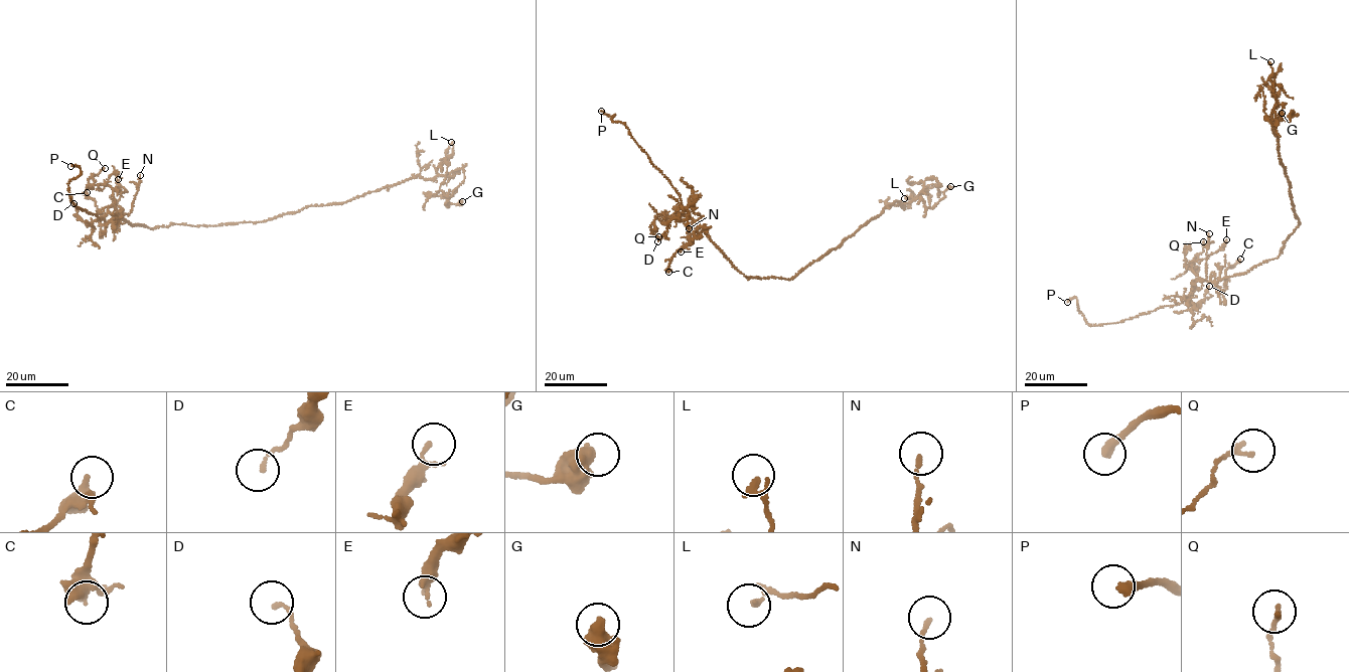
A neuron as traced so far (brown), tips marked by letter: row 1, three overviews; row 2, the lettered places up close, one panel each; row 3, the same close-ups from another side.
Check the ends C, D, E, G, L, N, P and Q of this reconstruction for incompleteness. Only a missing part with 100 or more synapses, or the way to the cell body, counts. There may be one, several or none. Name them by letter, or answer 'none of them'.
P

